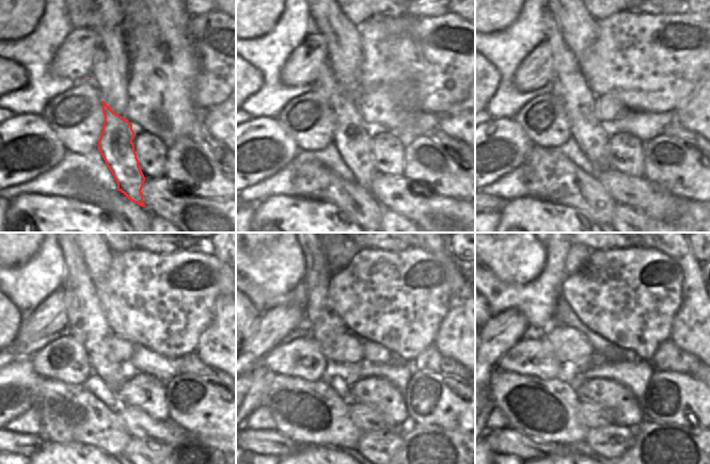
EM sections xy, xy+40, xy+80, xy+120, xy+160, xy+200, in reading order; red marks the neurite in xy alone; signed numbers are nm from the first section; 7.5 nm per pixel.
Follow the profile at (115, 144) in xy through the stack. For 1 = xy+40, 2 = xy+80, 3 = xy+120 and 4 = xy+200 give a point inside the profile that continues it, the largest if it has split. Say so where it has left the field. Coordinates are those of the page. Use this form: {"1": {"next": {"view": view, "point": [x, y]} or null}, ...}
{"1": {"next": {"view": "xy+40", "point": [352, 137]}}, "2": {"next": {"view": "xy+80", "point": [568, 84]}}, "3": {"next": {"view": "xy+120", "point": [89, 326]}}, "4": {"next": {"view": "xy+200", "point": [554, 270]}}}

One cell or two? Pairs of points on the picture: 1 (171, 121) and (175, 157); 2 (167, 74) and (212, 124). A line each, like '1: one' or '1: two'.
1: two
2: two

